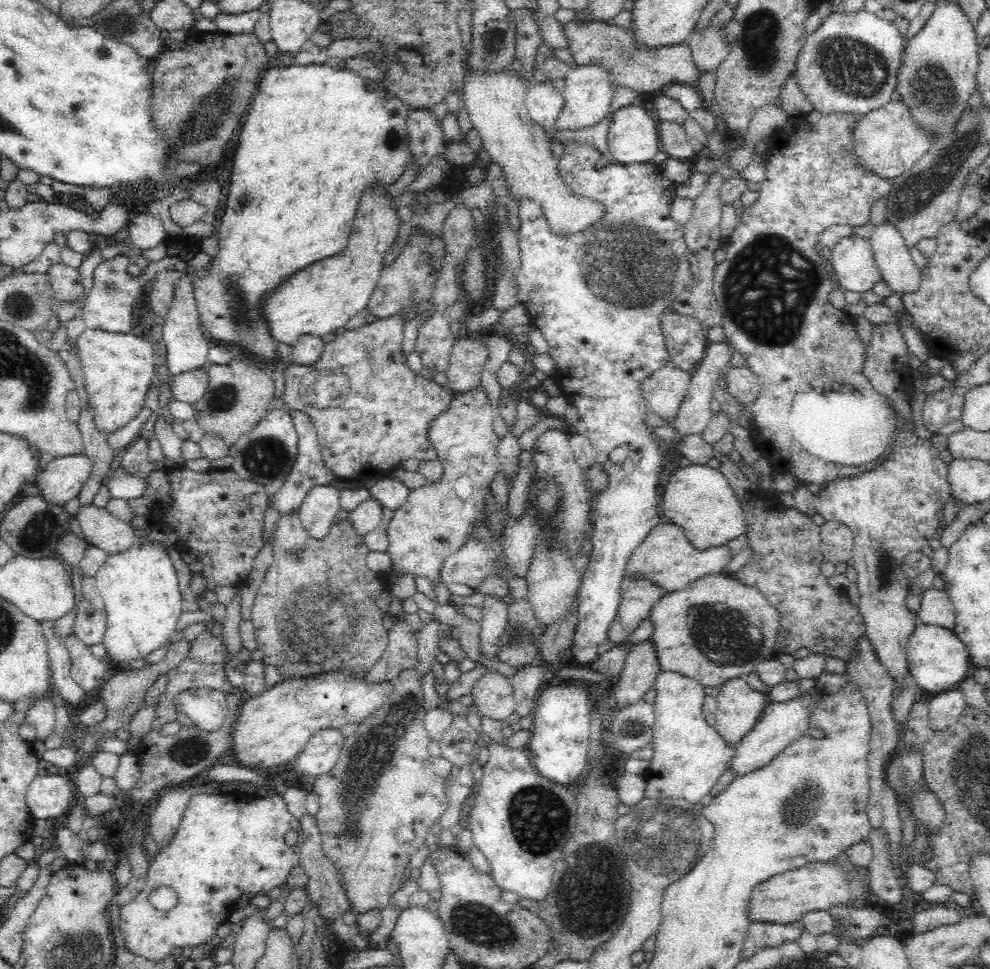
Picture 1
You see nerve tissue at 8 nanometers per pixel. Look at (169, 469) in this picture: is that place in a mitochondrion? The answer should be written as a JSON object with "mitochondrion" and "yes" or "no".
{"mitochondrion":"no"}

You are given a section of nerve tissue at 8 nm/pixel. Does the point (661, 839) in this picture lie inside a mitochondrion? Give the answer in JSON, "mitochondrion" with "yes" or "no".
{"mitochondrion":"yes"}

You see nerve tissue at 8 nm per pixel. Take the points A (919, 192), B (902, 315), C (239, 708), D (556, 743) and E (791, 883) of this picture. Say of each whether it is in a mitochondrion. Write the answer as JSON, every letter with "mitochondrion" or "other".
{"A":"mitochondrion","B":"other","C":"other","D":"other","E":"other"}

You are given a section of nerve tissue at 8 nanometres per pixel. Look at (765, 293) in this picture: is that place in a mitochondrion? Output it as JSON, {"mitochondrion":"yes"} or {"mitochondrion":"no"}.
{"mitochondrion":"yes"}

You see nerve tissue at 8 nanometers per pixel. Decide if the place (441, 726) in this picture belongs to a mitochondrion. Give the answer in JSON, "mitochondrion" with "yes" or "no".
{"mitochondrion":"no"}

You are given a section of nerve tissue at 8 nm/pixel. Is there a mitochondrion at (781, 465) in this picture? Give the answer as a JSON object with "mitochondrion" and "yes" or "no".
{"mitochondrion":"no"}

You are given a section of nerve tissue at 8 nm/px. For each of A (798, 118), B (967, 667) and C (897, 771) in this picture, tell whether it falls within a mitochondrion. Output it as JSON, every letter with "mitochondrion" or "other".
{"A":"other","B":"other","C":"mitochondrion"}

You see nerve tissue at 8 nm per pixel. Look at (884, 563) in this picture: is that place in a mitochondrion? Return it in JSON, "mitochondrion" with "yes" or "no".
{"mitochondrion":"yes"}

